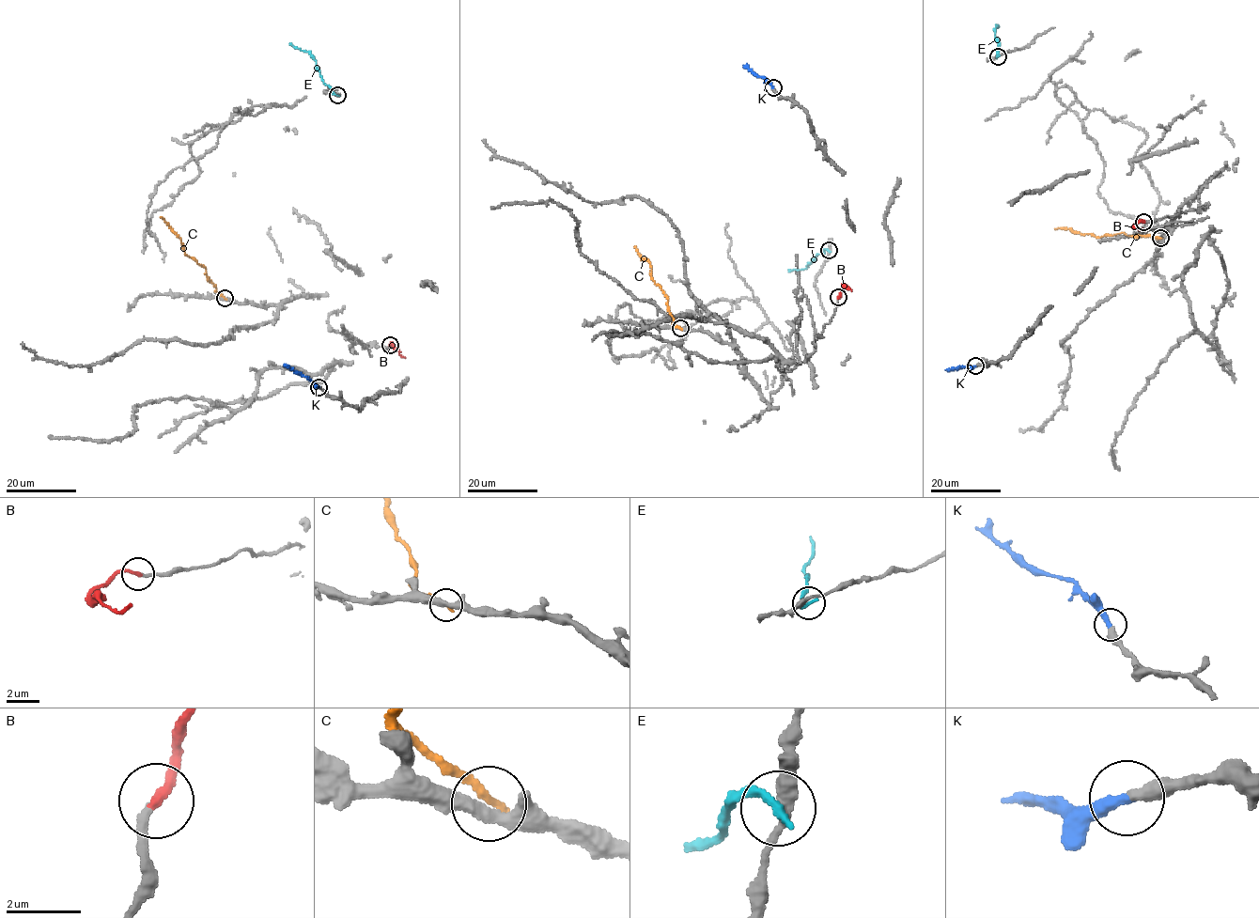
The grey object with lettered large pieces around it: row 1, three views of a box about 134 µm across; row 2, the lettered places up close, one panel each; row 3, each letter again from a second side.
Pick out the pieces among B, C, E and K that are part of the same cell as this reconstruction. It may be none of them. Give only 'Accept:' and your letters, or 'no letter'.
Accept: B, K

